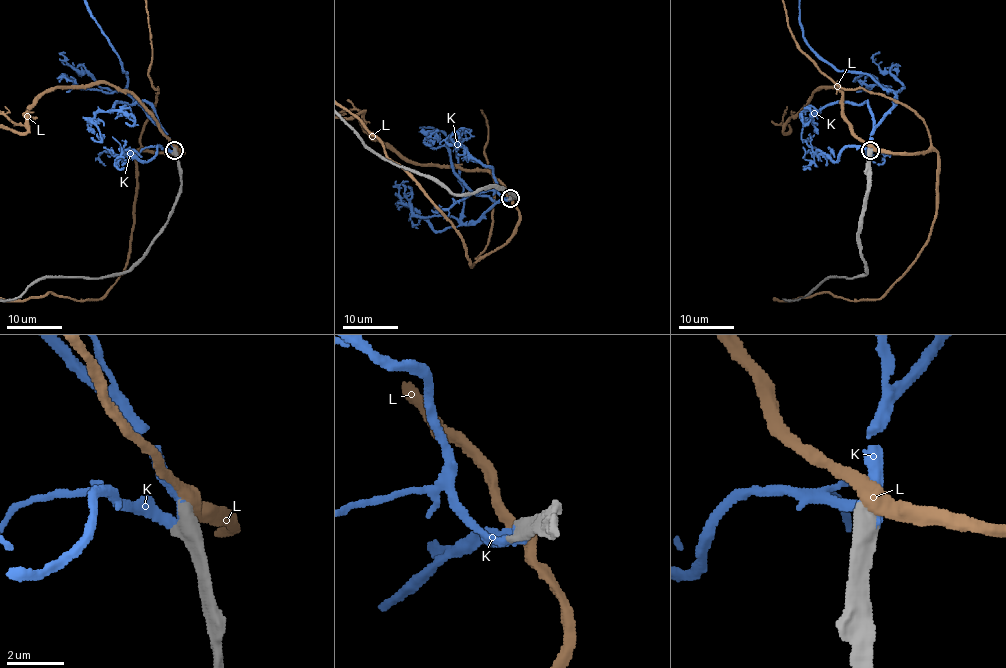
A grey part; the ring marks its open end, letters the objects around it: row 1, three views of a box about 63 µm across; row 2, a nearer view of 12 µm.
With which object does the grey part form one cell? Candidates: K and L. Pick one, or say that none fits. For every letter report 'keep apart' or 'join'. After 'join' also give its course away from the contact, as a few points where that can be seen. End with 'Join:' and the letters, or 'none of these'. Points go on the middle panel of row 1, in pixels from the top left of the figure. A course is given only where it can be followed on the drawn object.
K: join
L: keep apart
Join: K

